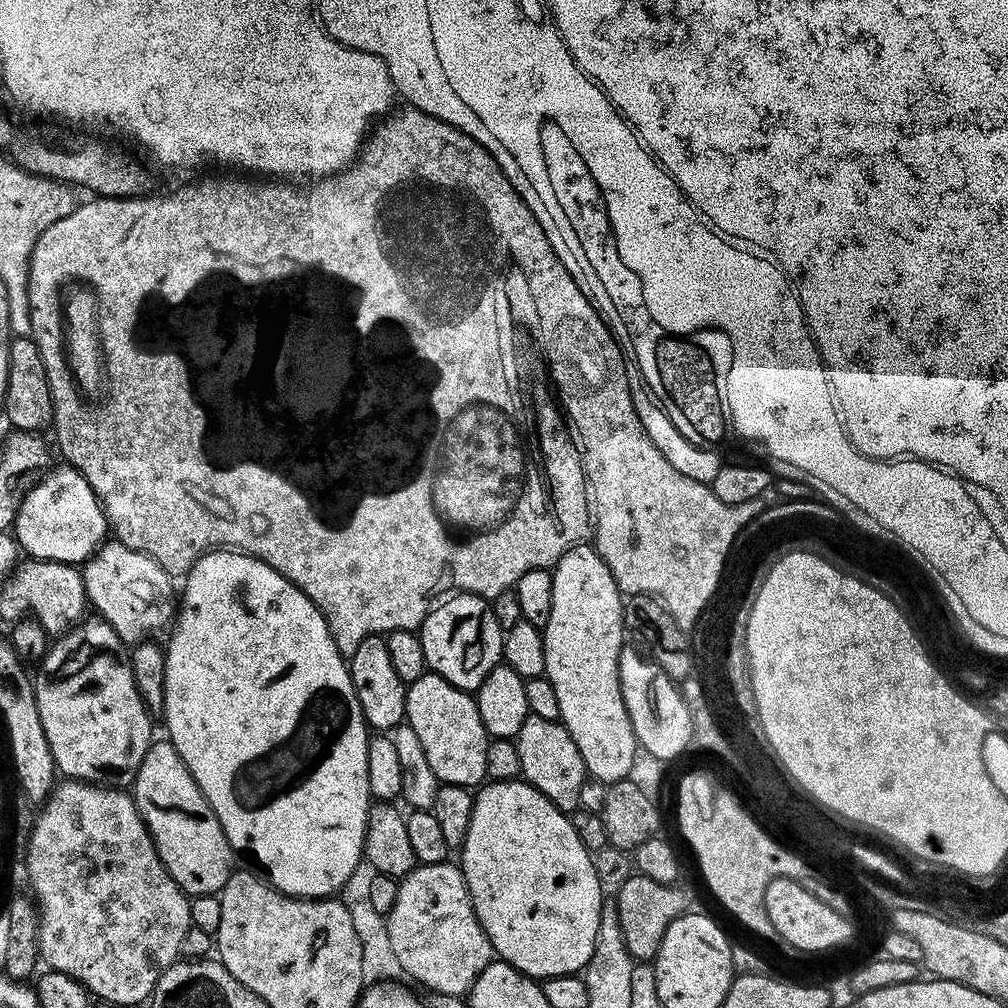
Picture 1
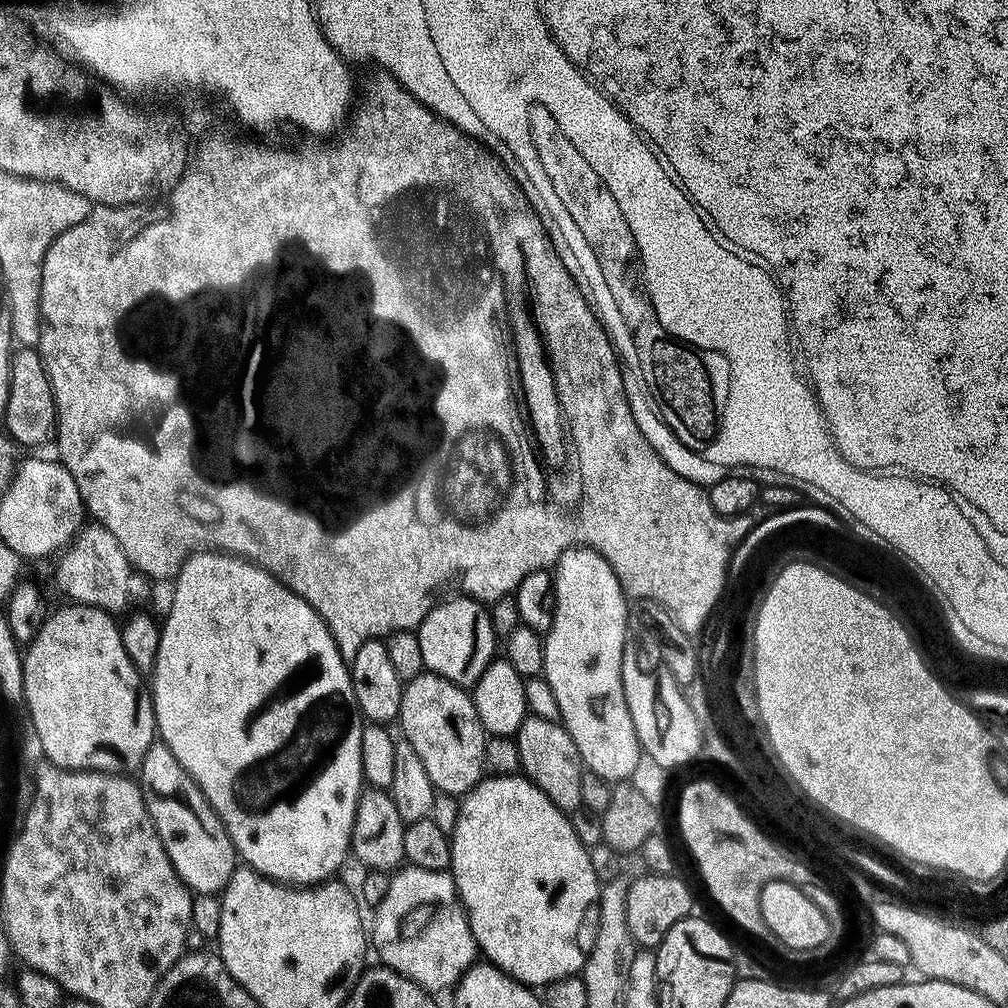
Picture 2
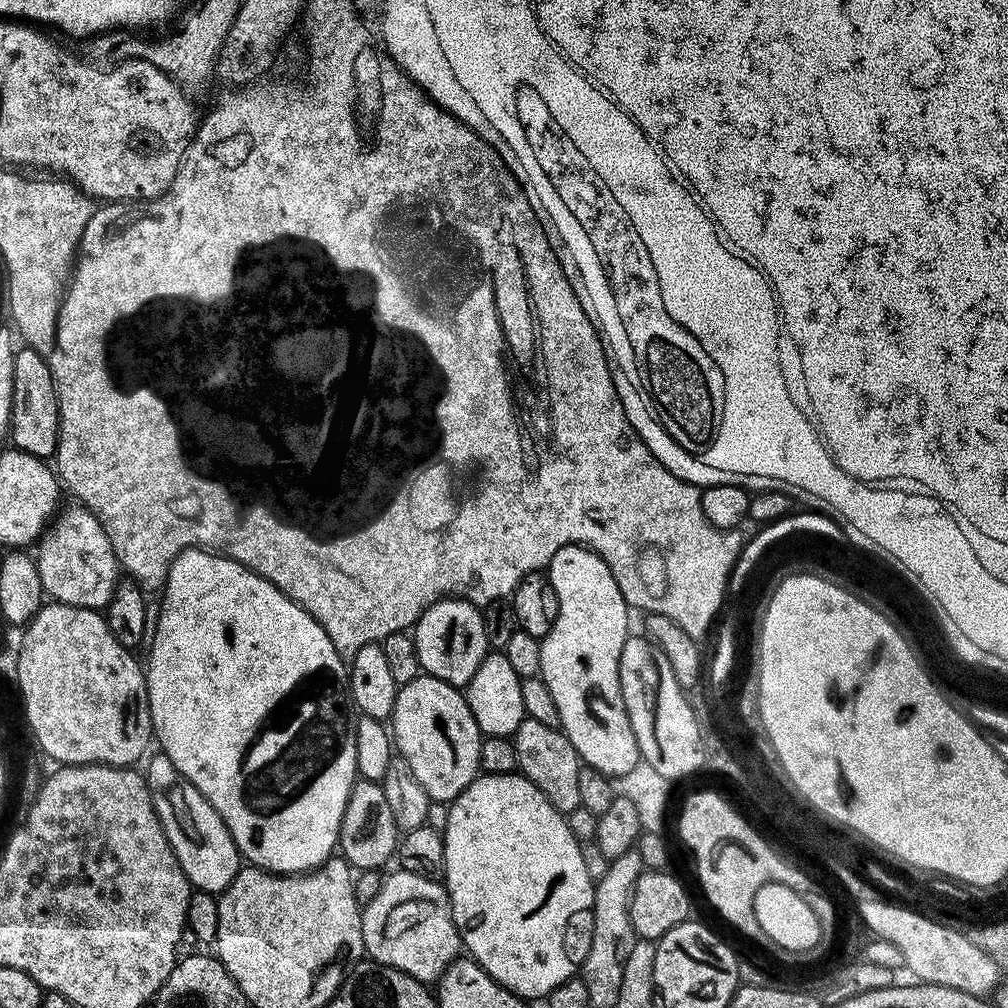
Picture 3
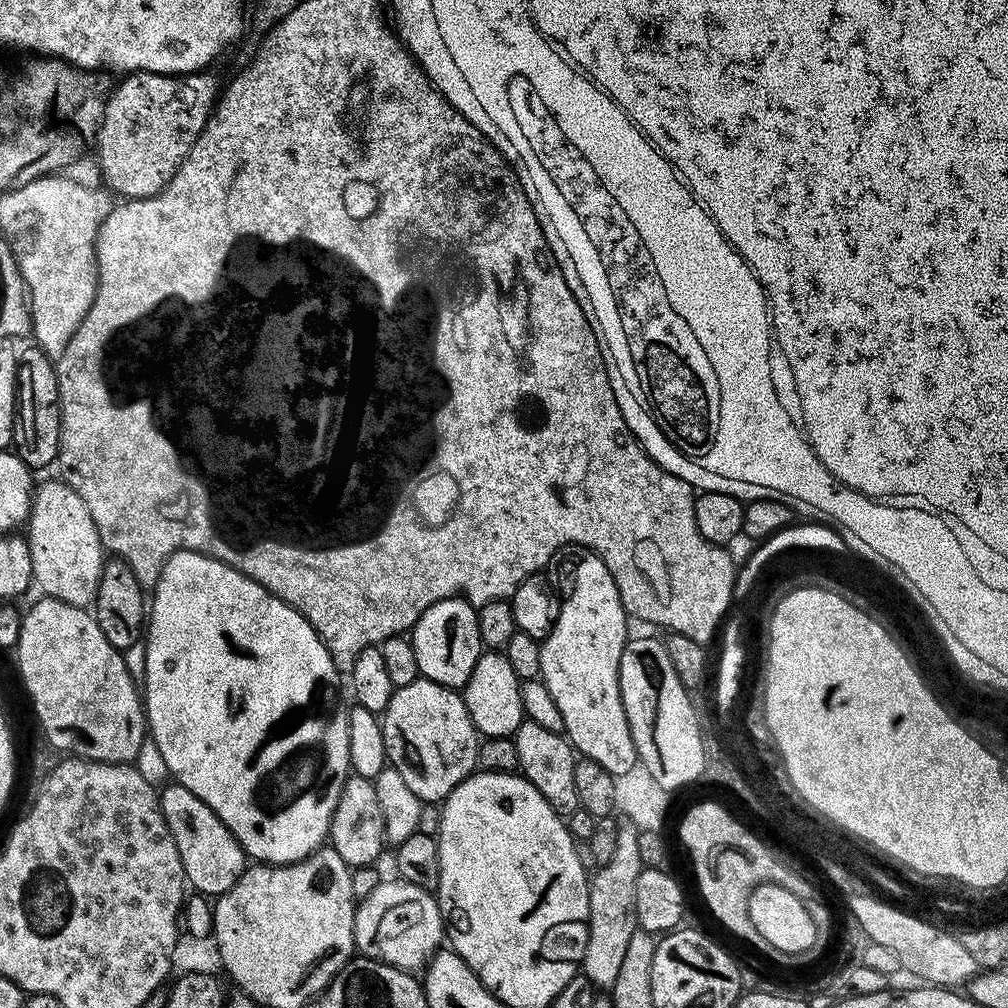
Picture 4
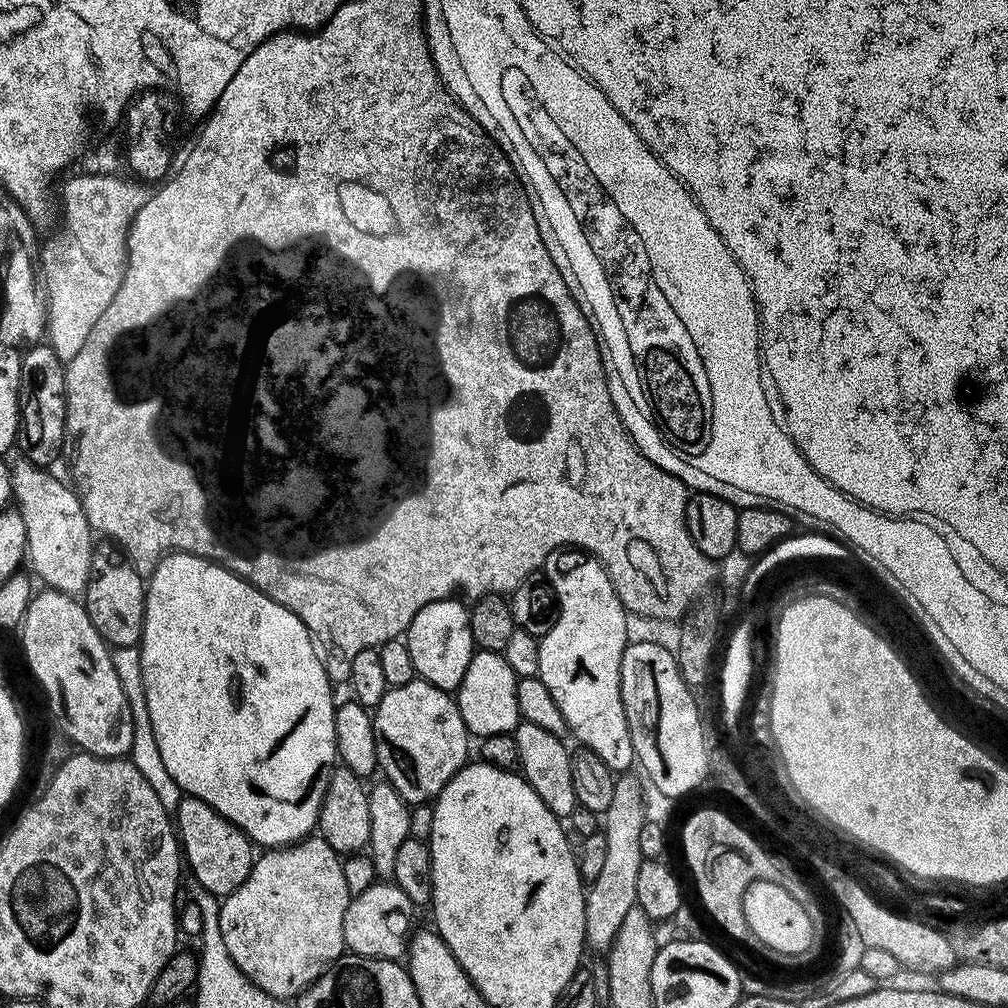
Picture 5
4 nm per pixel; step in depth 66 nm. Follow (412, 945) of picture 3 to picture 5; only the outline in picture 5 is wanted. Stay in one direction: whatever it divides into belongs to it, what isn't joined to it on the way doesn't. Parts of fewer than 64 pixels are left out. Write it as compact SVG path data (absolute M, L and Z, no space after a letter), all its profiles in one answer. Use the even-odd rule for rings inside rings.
M395 882L372 884L370 890L362 890L362 894L348 901L346 918L342 922L345 949L353 956L399 961L407 953L408 942L414 932L412 912L414 905Z

